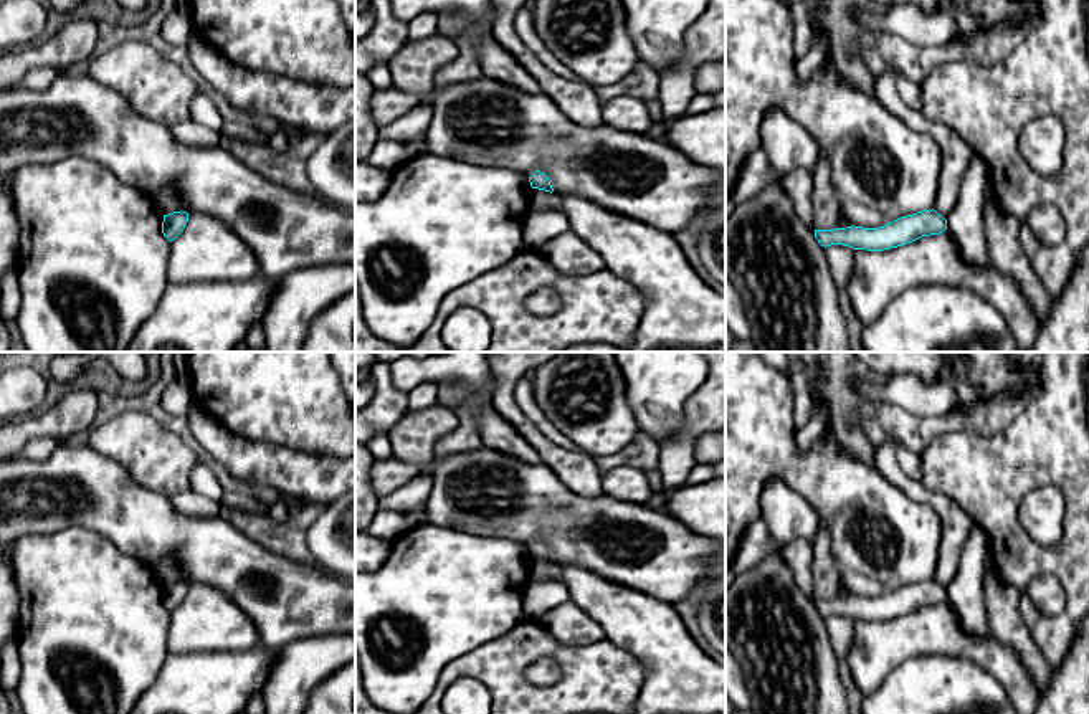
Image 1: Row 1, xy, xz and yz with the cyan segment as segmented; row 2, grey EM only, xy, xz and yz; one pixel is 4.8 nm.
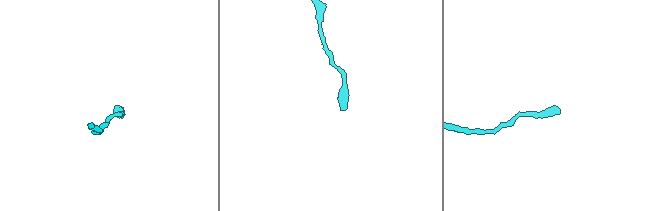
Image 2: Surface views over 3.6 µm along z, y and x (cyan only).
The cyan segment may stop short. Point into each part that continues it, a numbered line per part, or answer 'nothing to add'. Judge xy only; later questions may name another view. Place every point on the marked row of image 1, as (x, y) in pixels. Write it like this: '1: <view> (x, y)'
nothing to add

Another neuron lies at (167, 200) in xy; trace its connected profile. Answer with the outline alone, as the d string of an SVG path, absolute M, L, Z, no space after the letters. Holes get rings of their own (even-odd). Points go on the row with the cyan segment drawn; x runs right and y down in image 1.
M164 187L162 190L159 190L159 193L155 195L155 202L164 215L180 212L180 210L185 212L182 202L169 187Z

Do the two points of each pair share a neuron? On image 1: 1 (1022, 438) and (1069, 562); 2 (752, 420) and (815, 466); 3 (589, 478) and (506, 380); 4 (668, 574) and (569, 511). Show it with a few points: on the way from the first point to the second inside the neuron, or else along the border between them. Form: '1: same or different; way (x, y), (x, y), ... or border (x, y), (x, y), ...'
1: same; way (1053, 470), (1071, 488), (1071, 531)
2: same; way (767, 435), (800, 466)
3: same; way (561, 461), (508, 409)
4: same; way (643, 554), (635, 554), (608, 533), (594, 529)

